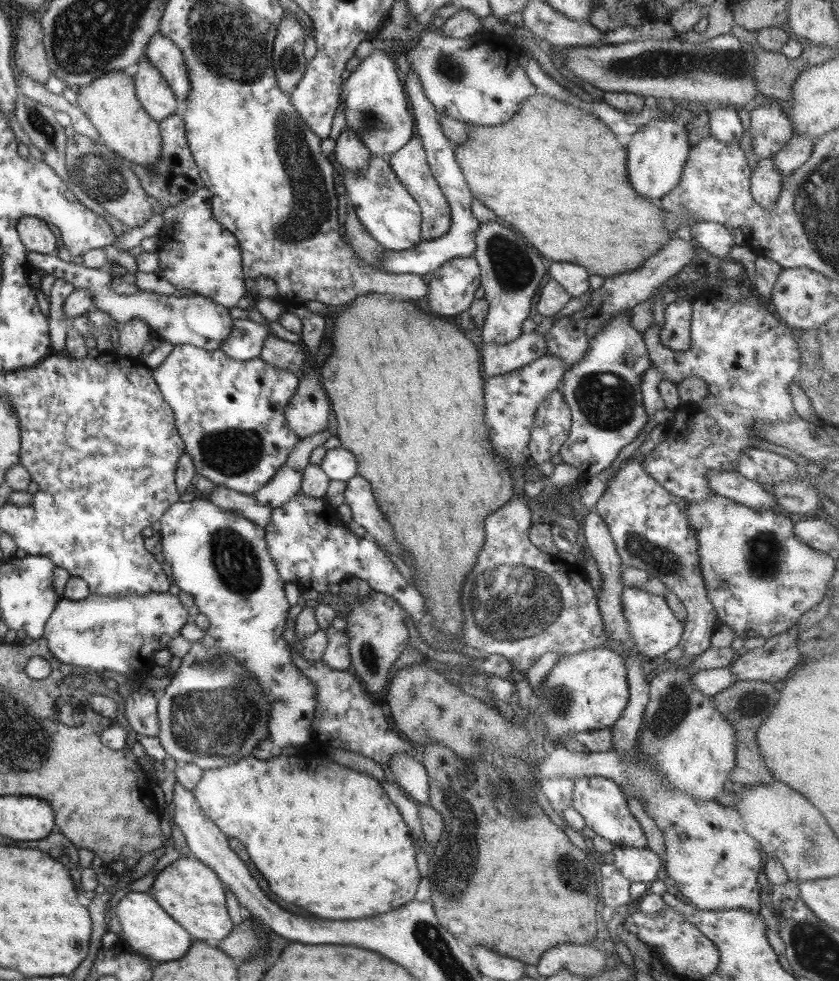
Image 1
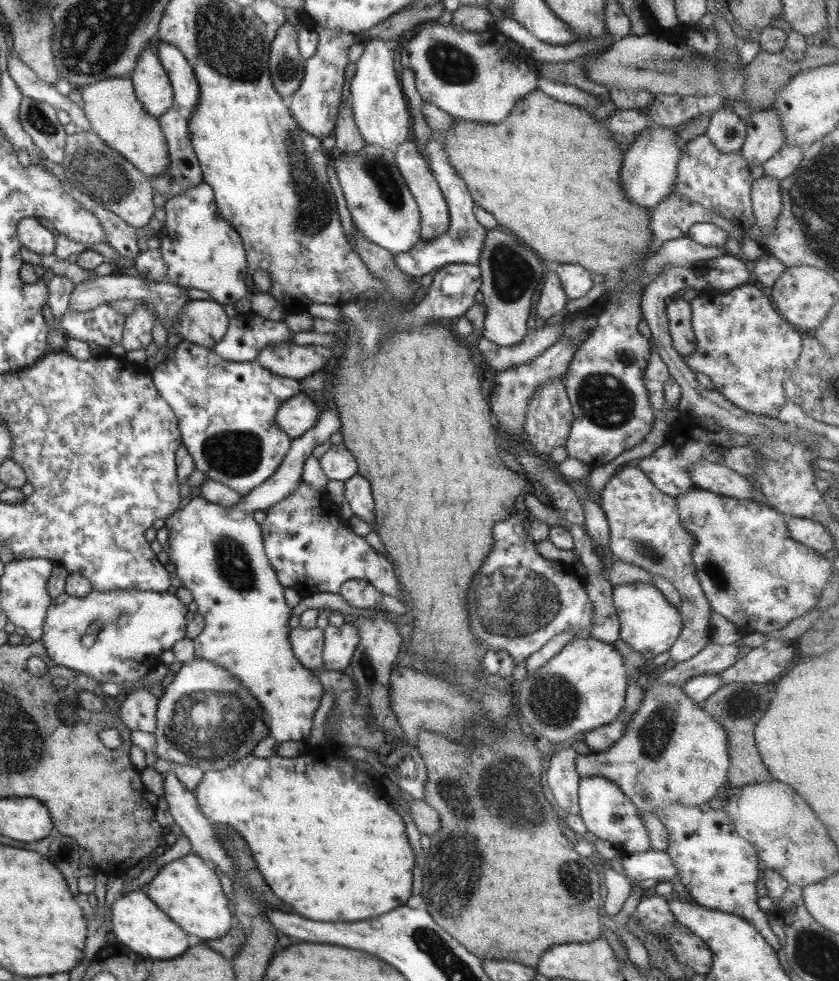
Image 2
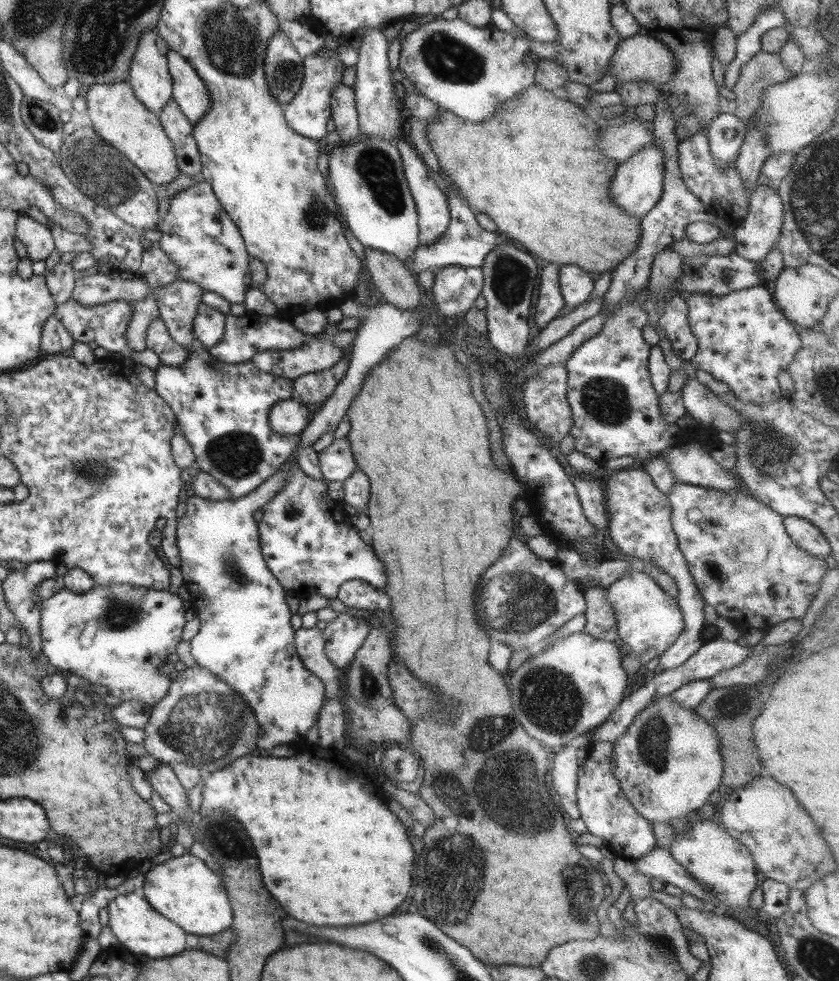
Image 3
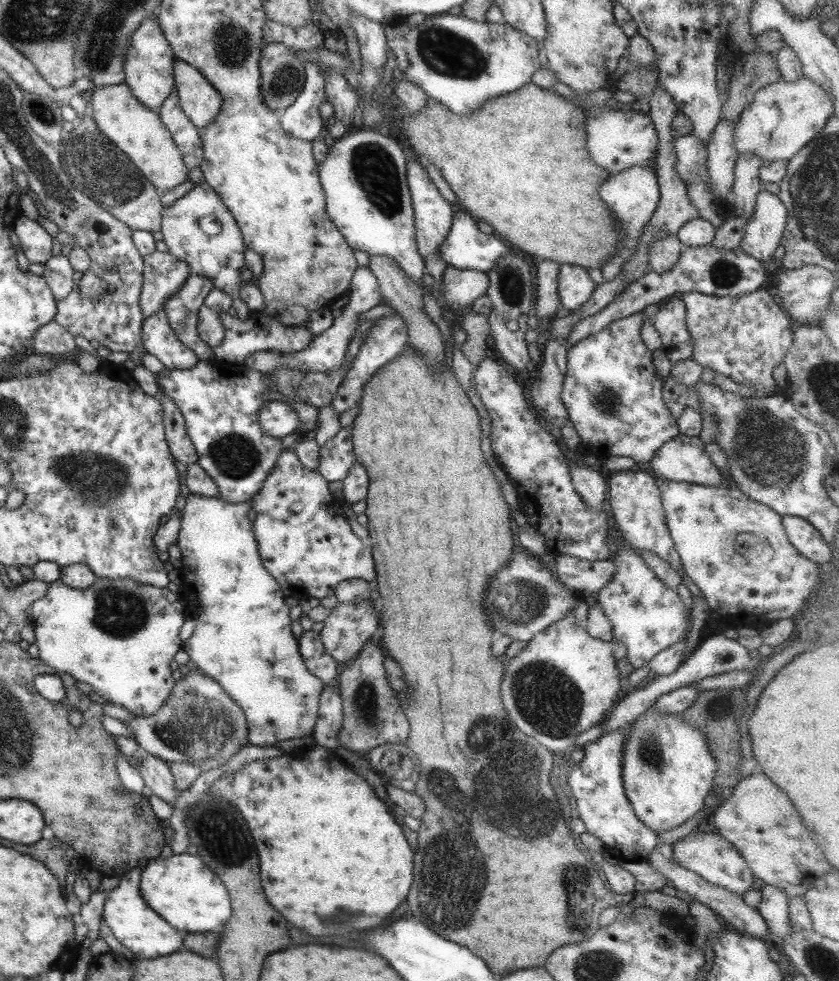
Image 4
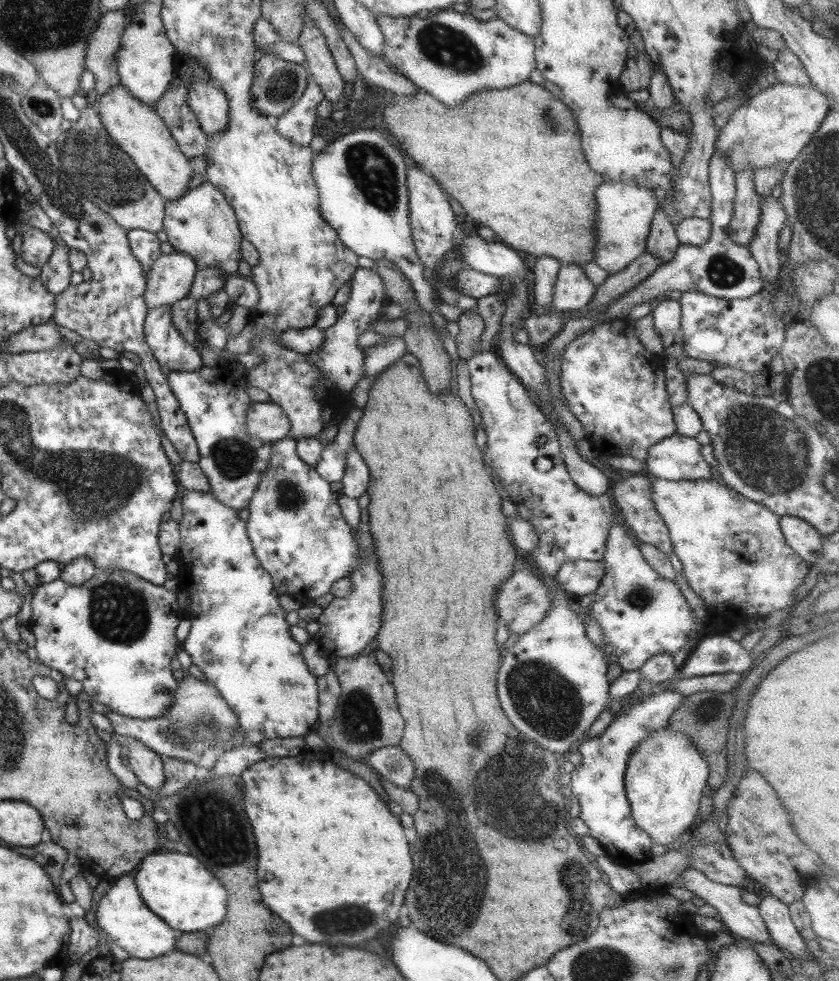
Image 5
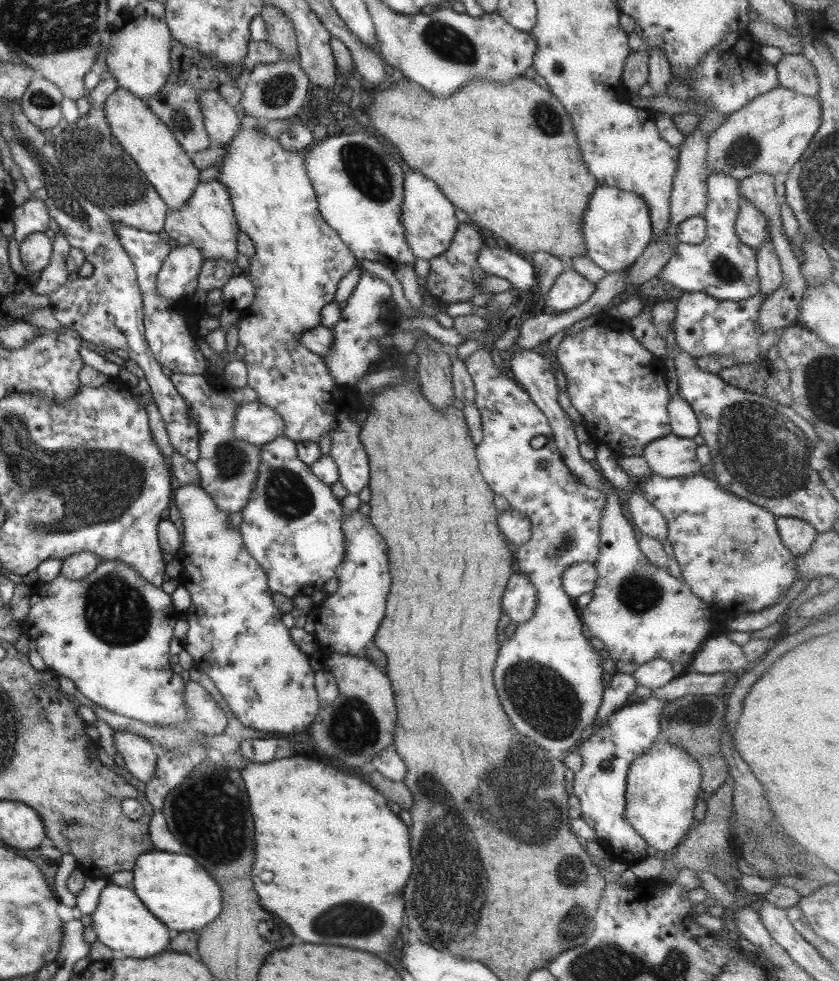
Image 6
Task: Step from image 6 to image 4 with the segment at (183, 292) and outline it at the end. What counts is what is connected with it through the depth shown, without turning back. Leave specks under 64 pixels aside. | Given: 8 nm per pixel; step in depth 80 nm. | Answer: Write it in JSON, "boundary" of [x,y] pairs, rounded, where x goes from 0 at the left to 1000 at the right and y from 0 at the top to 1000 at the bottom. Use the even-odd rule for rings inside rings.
{"boundary":[[[182,257],[169,263],[169,288],[164,311],[170,326],[193,316],[199,303],[204,304],[225,281],[223,268],[203,258]]]}

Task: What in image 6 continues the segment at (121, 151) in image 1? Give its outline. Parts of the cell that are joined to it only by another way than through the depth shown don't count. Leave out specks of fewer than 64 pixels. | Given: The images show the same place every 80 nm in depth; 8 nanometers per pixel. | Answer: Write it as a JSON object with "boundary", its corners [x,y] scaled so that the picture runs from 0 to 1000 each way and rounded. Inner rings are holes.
{"boundary":[[[139,89],[123,103],[122,113],[132,138],[142,145],[144,152],[161,165],[175,187],[182,192],[190,203],[200,213],[212,213],[223,206],[237,188],[236,173],[229,167],[226,159],[213,150],[198,126],[185,119],[175,105],[166,102],[151,92]]]}

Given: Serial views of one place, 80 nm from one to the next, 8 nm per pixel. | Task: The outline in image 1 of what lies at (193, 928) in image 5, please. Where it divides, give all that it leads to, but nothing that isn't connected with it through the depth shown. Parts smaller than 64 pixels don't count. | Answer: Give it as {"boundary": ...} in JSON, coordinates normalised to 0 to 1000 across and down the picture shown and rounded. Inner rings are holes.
{"boundary":[[[213,873],[190,888],[178,909],[190,924],[213,944],[218,944],[231,958],[257,965],[278,945],[268,927],[267,906],[250,885],[228,873]]]}

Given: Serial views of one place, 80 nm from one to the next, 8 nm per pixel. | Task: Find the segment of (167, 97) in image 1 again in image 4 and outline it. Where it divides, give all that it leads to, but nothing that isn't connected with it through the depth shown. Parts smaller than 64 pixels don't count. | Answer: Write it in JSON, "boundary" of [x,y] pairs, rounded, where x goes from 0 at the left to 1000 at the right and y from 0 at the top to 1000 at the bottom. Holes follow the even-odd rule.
{"boundary":[[[176,16],[162,27],[155,37],[155,49],[148,61],[148,84],[156,96],[178,112],[188,116],[192,105],[201,98],[206,91],[205,63],[207,55],[193,36],[192,28],[185,16]]]}

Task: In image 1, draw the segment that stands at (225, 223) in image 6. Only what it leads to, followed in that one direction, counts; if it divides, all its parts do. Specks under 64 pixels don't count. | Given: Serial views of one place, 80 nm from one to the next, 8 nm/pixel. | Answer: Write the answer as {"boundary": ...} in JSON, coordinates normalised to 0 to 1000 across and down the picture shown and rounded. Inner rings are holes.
{"boundary":[[[241,191],[221,205],[192,214],[194,228],[187,239],[190,245],[190,253],[186,256],[190,267],[187,278],[211,296],[229,296],[232,301],[250,304],[256,310],[262,310],[269,315],[280,314],[294,297],[290,292],[287,257],[280,242],[254,224],[250,213],[251,204],[251,197]]]}

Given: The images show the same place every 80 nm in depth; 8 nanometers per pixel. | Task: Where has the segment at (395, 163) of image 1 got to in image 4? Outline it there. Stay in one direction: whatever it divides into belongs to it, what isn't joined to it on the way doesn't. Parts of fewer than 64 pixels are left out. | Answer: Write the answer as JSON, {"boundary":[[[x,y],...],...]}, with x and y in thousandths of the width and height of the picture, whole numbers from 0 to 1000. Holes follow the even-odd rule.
{"boundary":[[[485,164],[484,167],[484,186],[492,213],[497,257],[505,267],[508,276],[516,282],[516,287],[524,293],[526,278],[533,273],[533,270],[523,262],[526,253],[522,251],[527,250],[528,244],[535,236],[539,225],[539,210],[523,199],[509,180],[505,166]]]}

